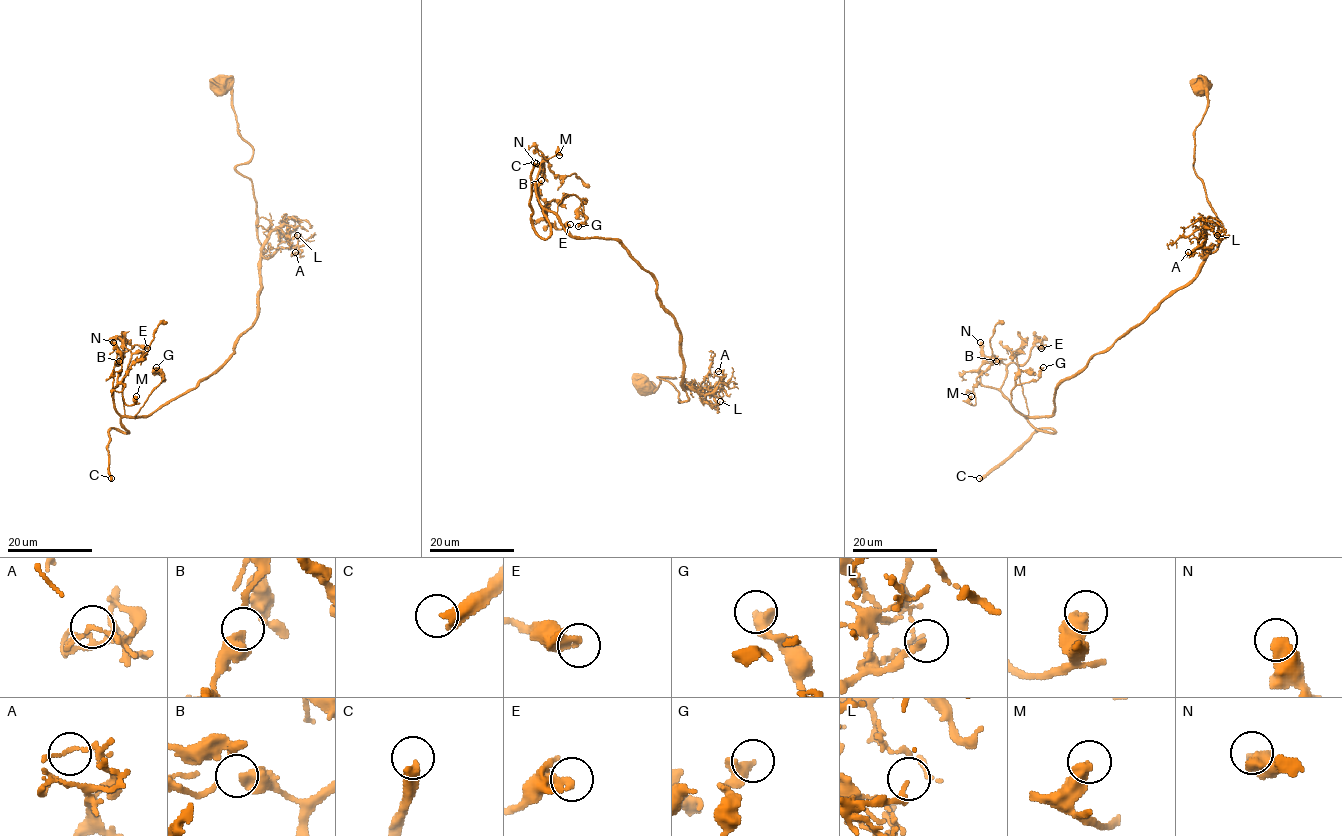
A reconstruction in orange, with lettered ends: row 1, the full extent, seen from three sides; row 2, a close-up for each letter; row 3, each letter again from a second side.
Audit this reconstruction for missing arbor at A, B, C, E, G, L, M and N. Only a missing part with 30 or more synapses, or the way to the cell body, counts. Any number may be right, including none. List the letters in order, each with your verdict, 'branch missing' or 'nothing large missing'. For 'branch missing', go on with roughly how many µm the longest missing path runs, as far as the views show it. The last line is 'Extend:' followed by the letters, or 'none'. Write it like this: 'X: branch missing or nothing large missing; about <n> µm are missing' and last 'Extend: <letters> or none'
A: nothing large missing
B: nothing large missing
C: branch missing; about 60 µm are missing
E: nothing large missing
G: nothing large missing
L: nothing large missing
M: nothing large missing
N: nothing large missing
Extend: C

